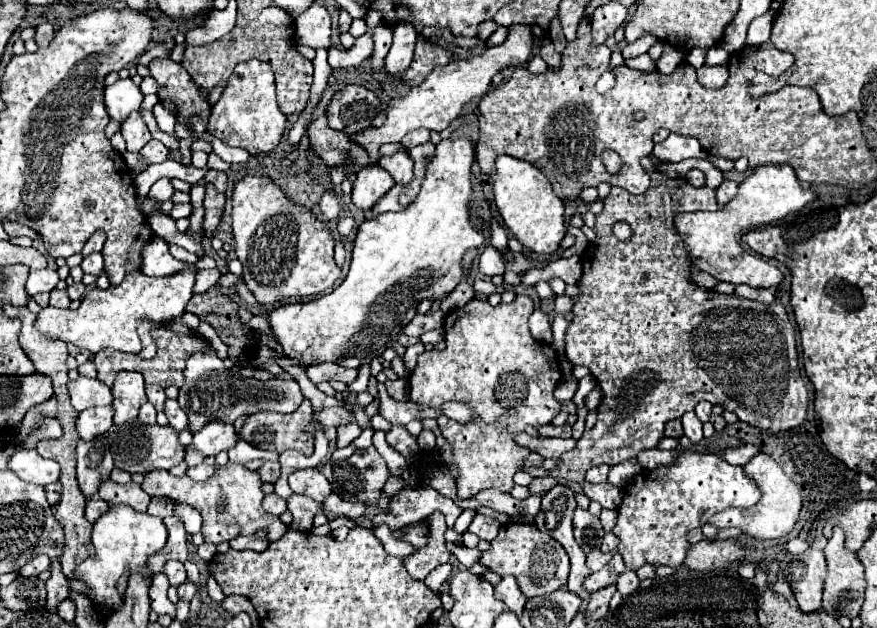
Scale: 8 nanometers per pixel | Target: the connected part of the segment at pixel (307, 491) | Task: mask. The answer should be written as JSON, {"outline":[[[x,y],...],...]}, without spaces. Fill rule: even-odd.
{"outline":[[[300,469],[300,471],[294,471],[288,477],[288,483],[290,483],[290,489],[294,493],[312,497],[318,503],[322,503],[332,493],[332,487],[330,487],[328,479],[318,469]]]}

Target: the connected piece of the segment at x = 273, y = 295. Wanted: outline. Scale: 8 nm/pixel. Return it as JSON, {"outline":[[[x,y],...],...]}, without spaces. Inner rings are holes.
{"outline":[[[244,177],[234,185],[232,193],[232,235],[236,243],[236,257],[244,265],[242,279],[264,307],[278,307],[302,297],[314,297],[330,289],[340,277],[340,267],[334,263],[334,239],[326,225],[318,221],[310,209],[292,203],[280,187],[264,177]]]}

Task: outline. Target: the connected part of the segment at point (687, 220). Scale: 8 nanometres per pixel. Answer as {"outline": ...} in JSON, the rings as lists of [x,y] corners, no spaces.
{"outline":[[[760,165],[740,183],[738,195],[724,207],[714,213],[694,211],[694,213],[678,213],[674,215],[674,225],[688,247],[694,267],[714,275],[718,281],[728,281],[734,285],[746,283],[750,287],[776,287],[784,275],[782,271],[768,263],[766,259],[746,253],[740,245],[740,237],[752,231],[754,227],[762,227],[774,221],[780,221],[808,203],[812,203],[818,195],[814,191],[802,189],[796,173],[790,165]]]}

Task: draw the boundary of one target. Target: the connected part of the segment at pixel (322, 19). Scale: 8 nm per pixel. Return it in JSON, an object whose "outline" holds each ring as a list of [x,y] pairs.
{"outline":[[[324,1],[312,3],[294,23],[296,41],[308,47],[331,47],[330,13]]]}

